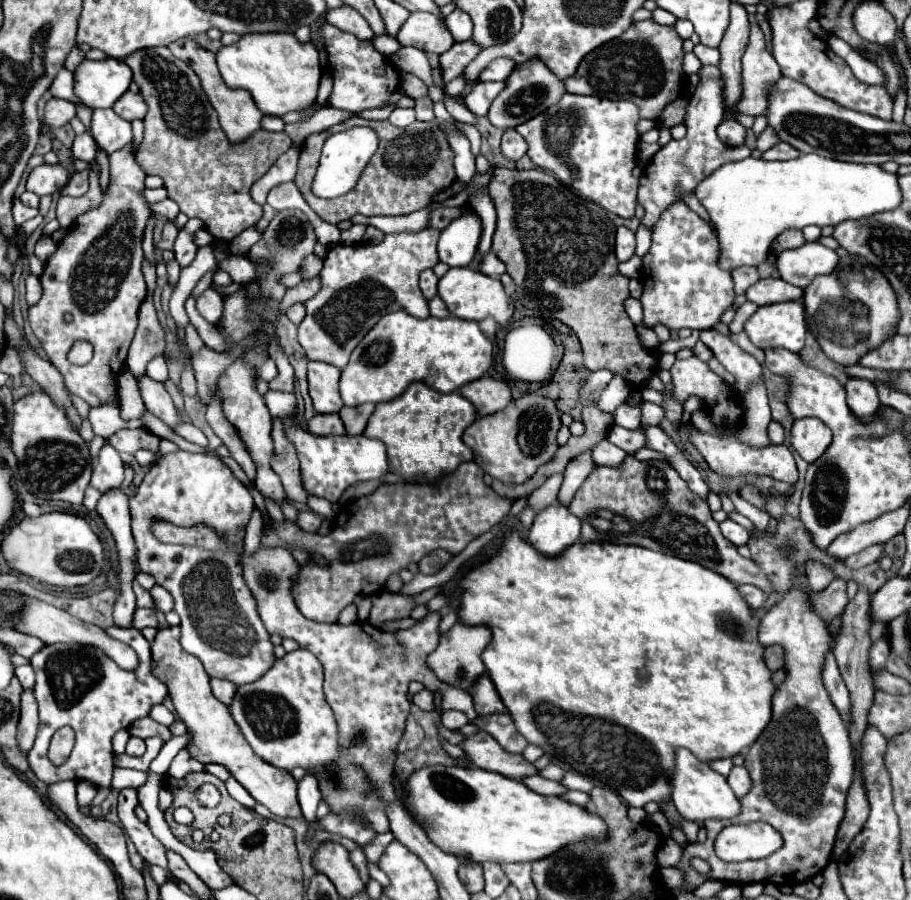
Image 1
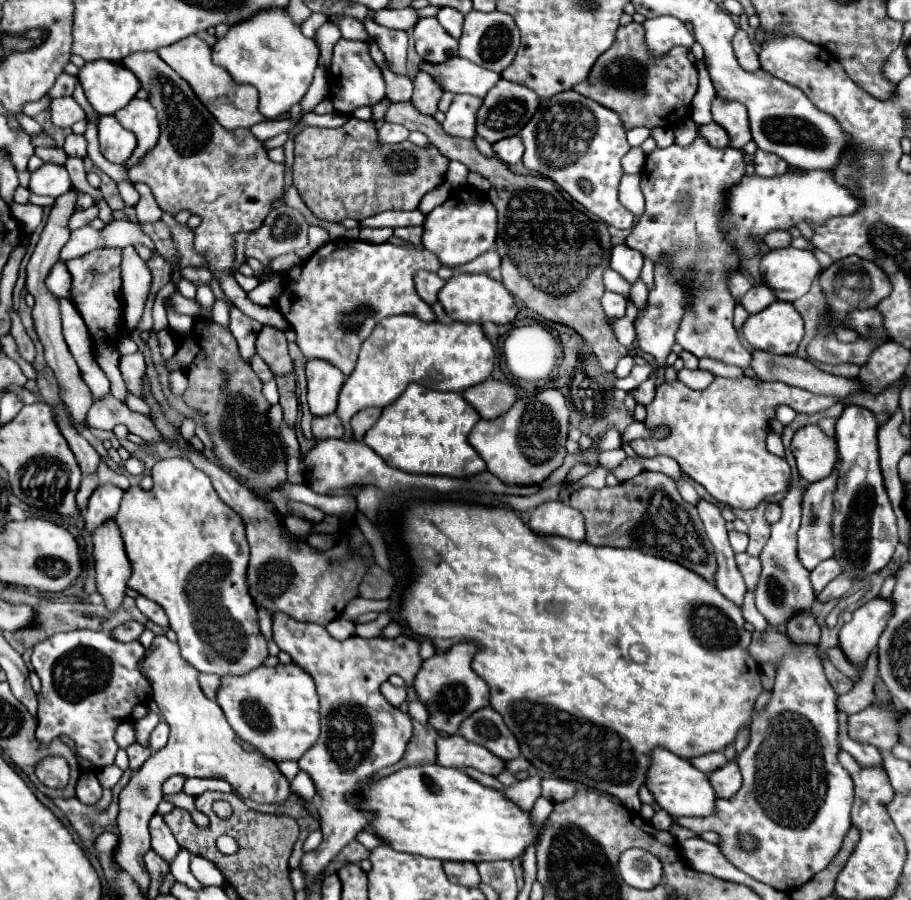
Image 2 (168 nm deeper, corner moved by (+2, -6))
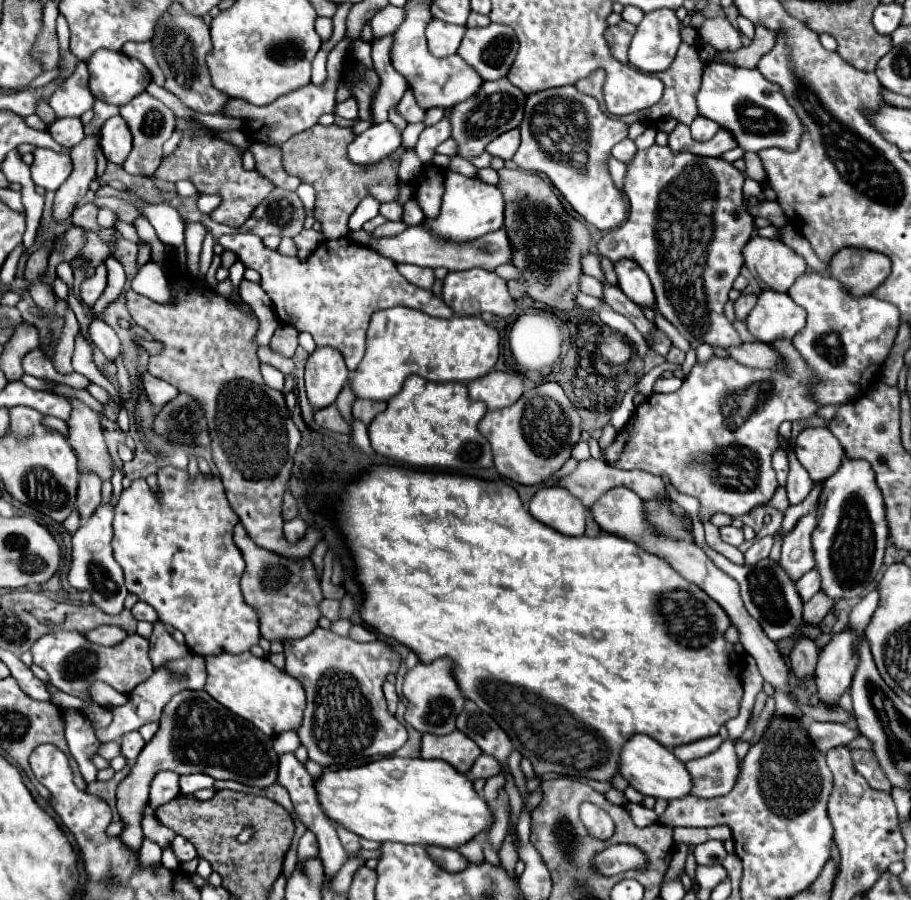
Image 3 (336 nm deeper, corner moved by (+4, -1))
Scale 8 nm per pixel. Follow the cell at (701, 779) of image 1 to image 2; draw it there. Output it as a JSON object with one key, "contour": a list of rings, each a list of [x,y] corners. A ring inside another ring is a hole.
{"contour":[[[656,748],[656,752],[652,752],[652,764],[648,768],[648,788],[652,790],[660,808],[664,808],[672,818],[710,816],[716,812],[718,796],[708,776],[704,776],[698,768],[694,768],[690,760],[684,760],[664,748]]]}

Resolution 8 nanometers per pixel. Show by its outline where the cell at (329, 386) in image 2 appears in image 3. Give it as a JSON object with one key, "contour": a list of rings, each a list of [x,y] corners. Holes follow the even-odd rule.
{"contour":[[[318,347],[306,363],[306,393],[316,409],[332,405],[348,381],[344,359],[332,347]]]}

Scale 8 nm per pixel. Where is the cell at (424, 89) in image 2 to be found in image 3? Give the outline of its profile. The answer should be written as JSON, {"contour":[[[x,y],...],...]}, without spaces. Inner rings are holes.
{"contour":[[[410,91],[404,93],[396,111],[406,119],[406,123],[420,123],[424,119],[424,113],[426,113],[418,107],[418,103],[414,103],[414,95],[410,95]]]}

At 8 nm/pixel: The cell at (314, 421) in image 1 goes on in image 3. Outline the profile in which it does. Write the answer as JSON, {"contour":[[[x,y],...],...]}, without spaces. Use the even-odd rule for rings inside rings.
{"contour":[[[328,405],[324,409],[316,411],[316,423],[328,431],[336,431],[336,433],[350,433],[352,425],[340,415],[336,405]]]}

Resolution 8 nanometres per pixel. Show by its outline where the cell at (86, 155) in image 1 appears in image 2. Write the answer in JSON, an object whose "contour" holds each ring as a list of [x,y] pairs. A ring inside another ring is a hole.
{"contour":[[[70,134],[64,142],[64,150],[66,150],[68,156],[84,158],[86,156],[86,138],[78,136],[78,134]]]}

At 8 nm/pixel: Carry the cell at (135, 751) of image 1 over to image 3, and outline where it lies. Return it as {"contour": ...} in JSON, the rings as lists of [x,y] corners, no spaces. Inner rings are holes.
{"contour":[[[130,731],[130,733],[122,735],[122,743],[120,745],[122,745],[122,755],[128,759],[128,765],[132,765],[136,761],[138,753],[144,747],[144,739],[142,739],[142,735],[138,731]]]}

